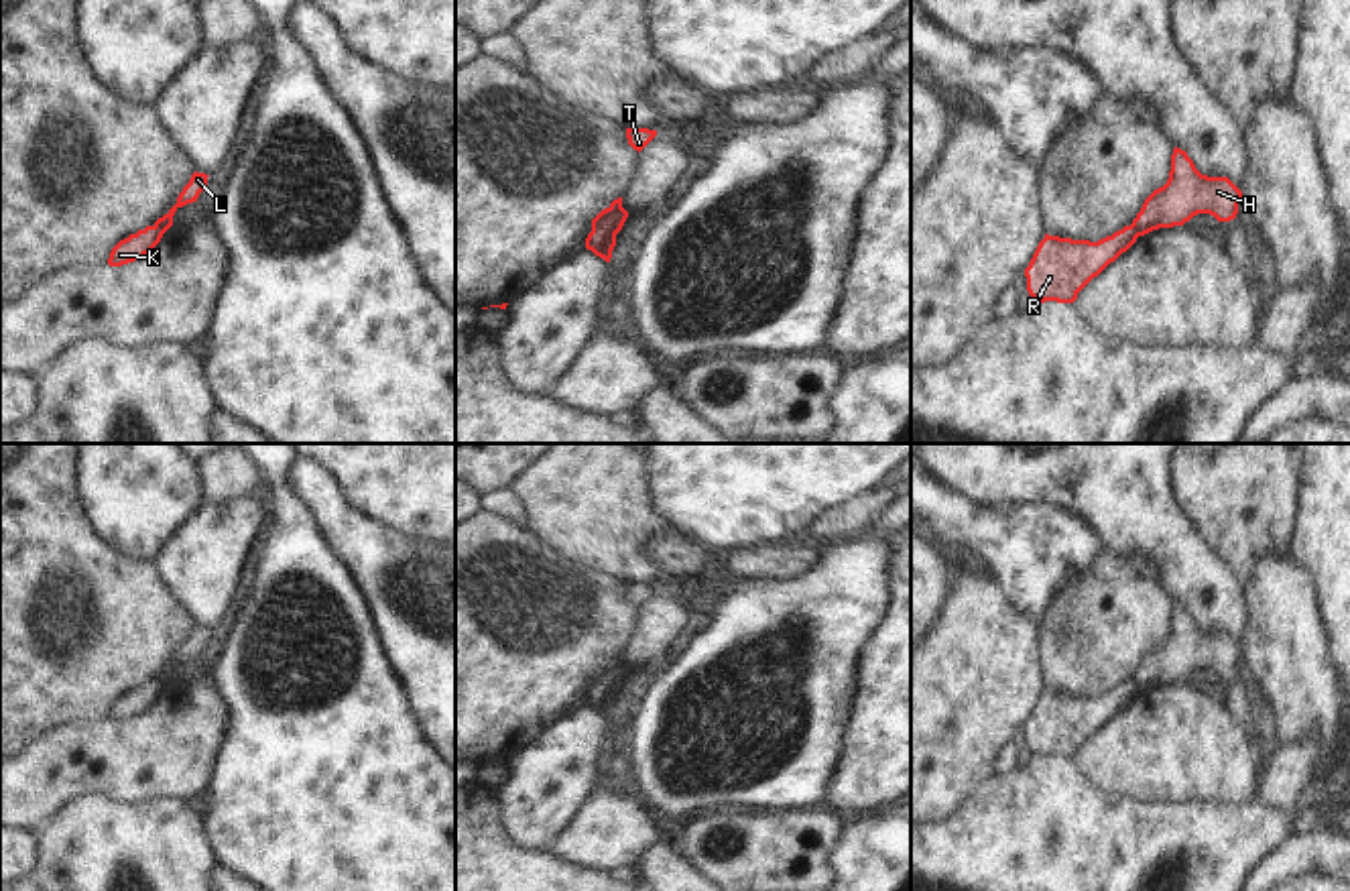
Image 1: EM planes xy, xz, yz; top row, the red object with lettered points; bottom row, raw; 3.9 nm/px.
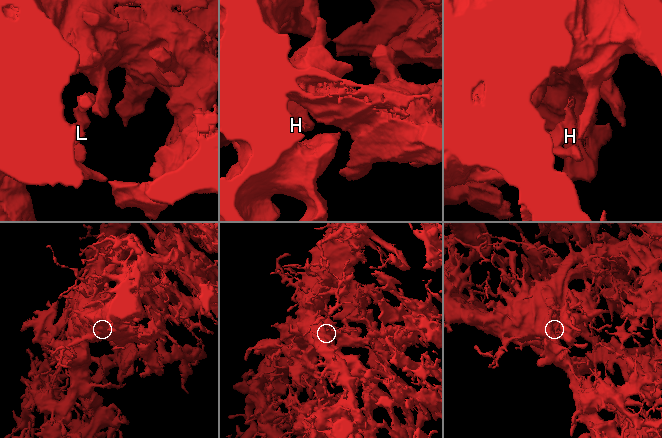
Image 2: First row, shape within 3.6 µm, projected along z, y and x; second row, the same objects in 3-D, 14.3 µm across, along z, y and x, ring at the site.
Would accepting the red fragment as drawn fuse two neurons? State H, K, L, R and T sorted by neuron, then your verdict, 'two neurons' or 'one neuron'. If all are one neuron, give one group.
H L / K R T | two neurons

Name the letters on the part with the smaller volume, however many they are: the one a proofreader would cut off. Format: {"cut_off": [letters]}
{"cut_off": ["H", "L"]}

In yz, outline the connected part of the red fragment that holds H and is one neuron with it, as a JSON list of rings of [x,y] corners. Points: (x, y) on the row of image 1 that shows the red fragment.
[[[1175,146],[1167,183],[1145,199],[1132,226],[1145,236],[1159,228],[1183,226],[1198,214],[1230,222],[1242,199],[1242,191],[1228,177],[1202,175],[1187,153]]]

